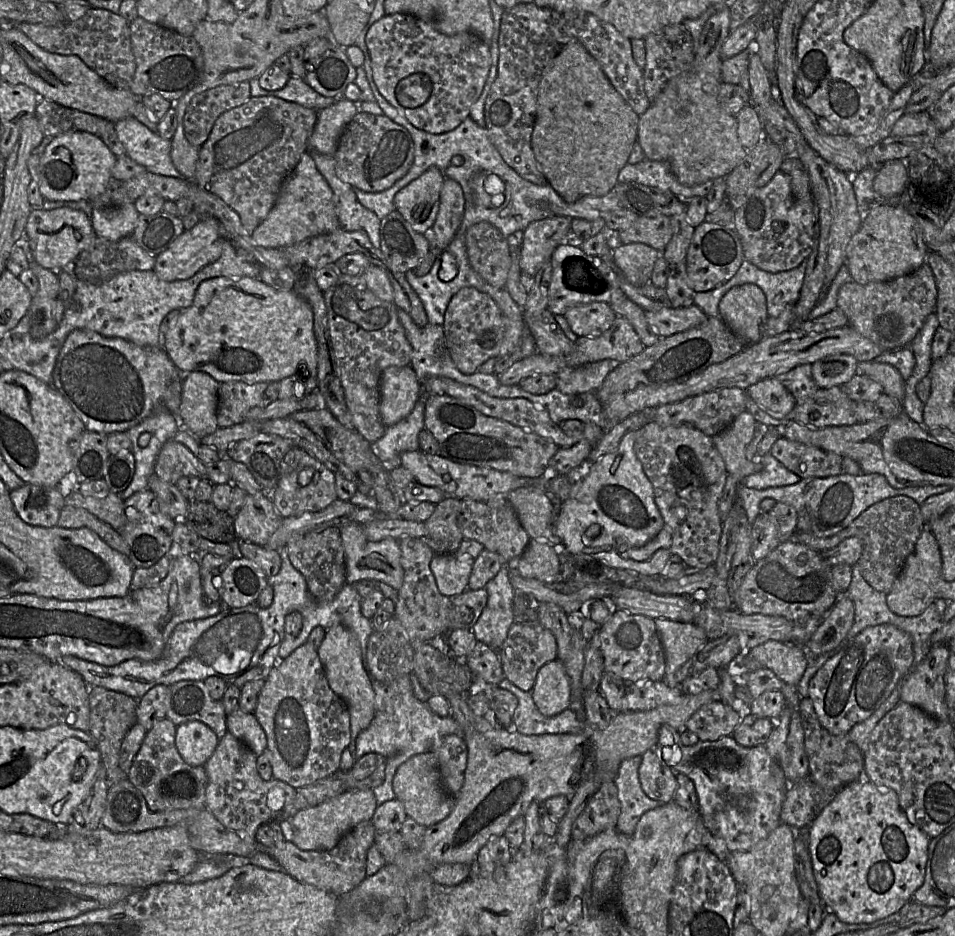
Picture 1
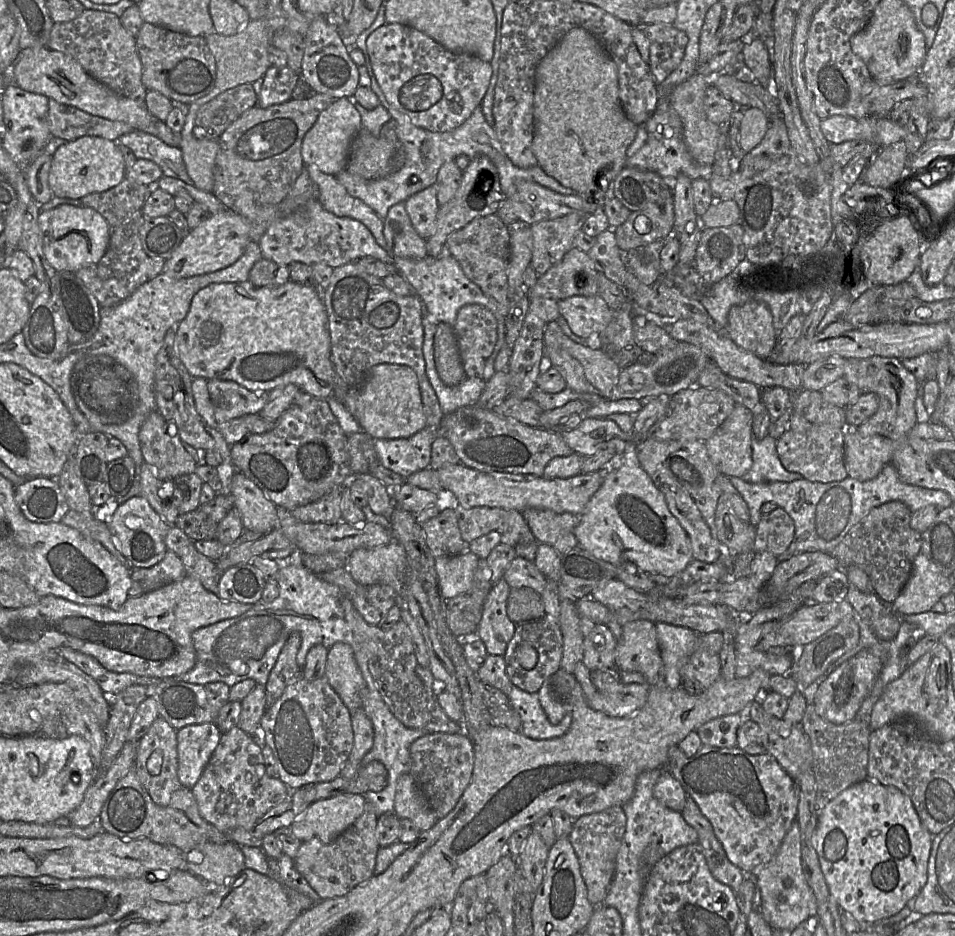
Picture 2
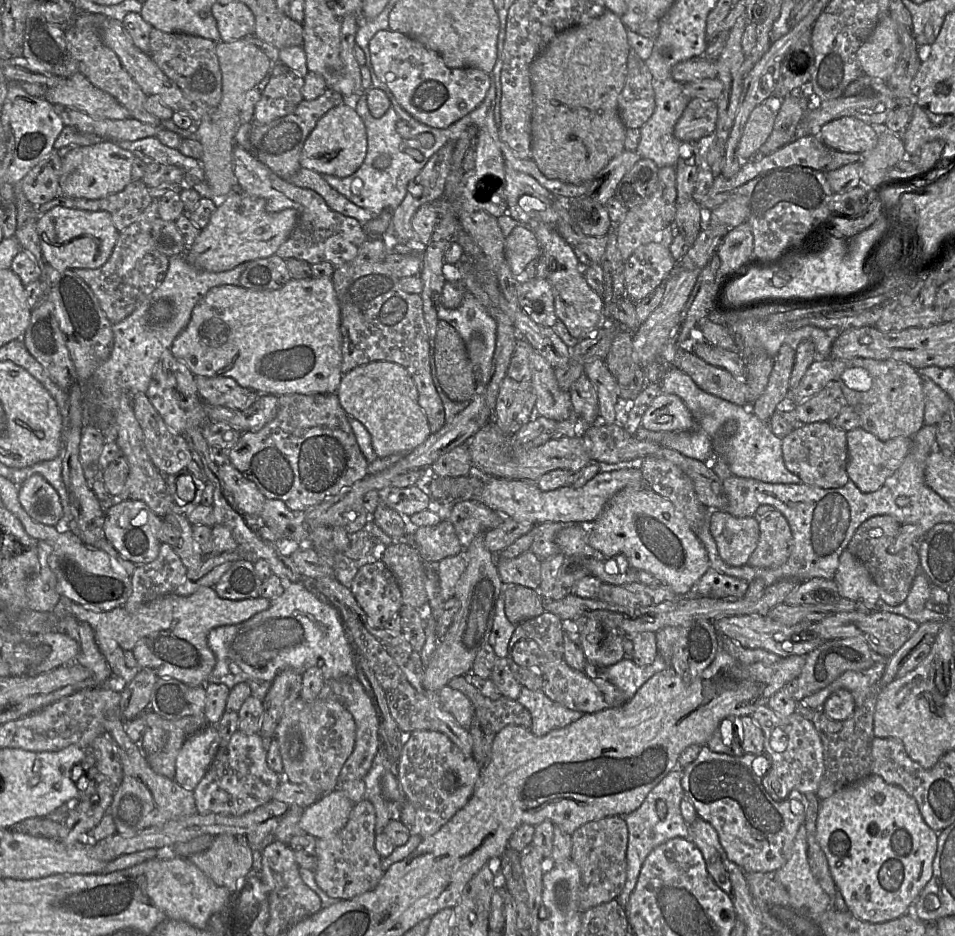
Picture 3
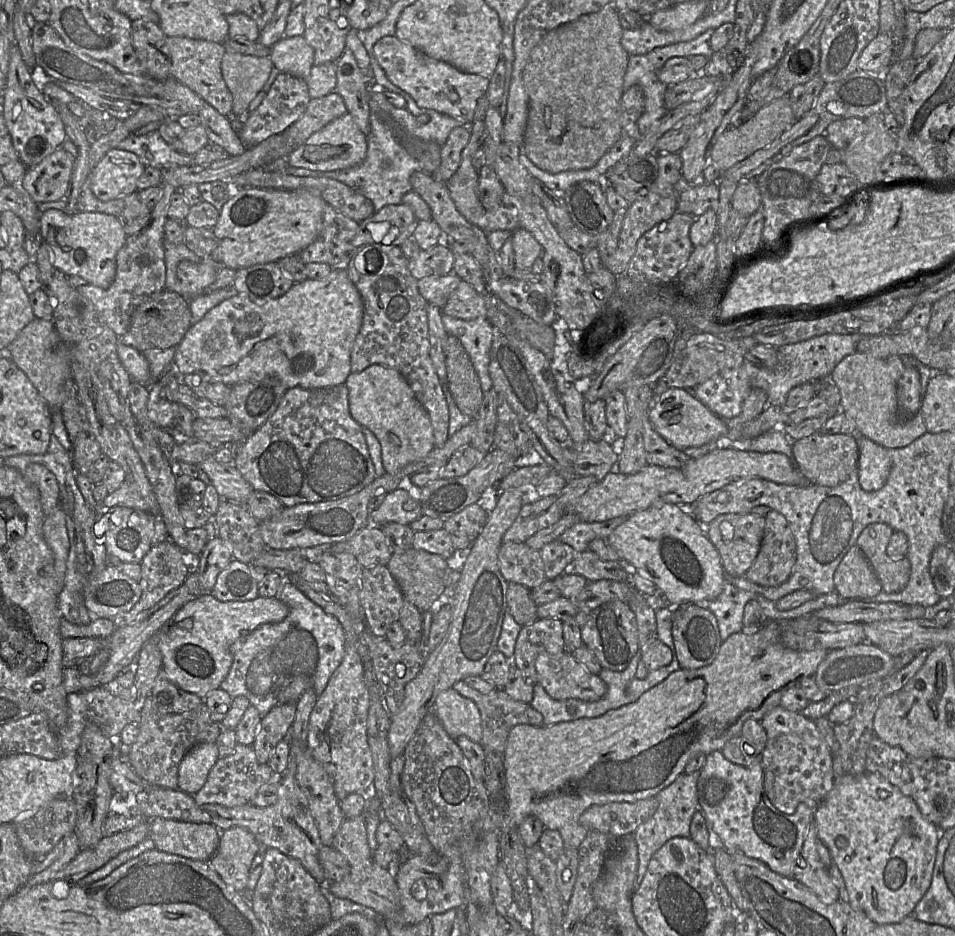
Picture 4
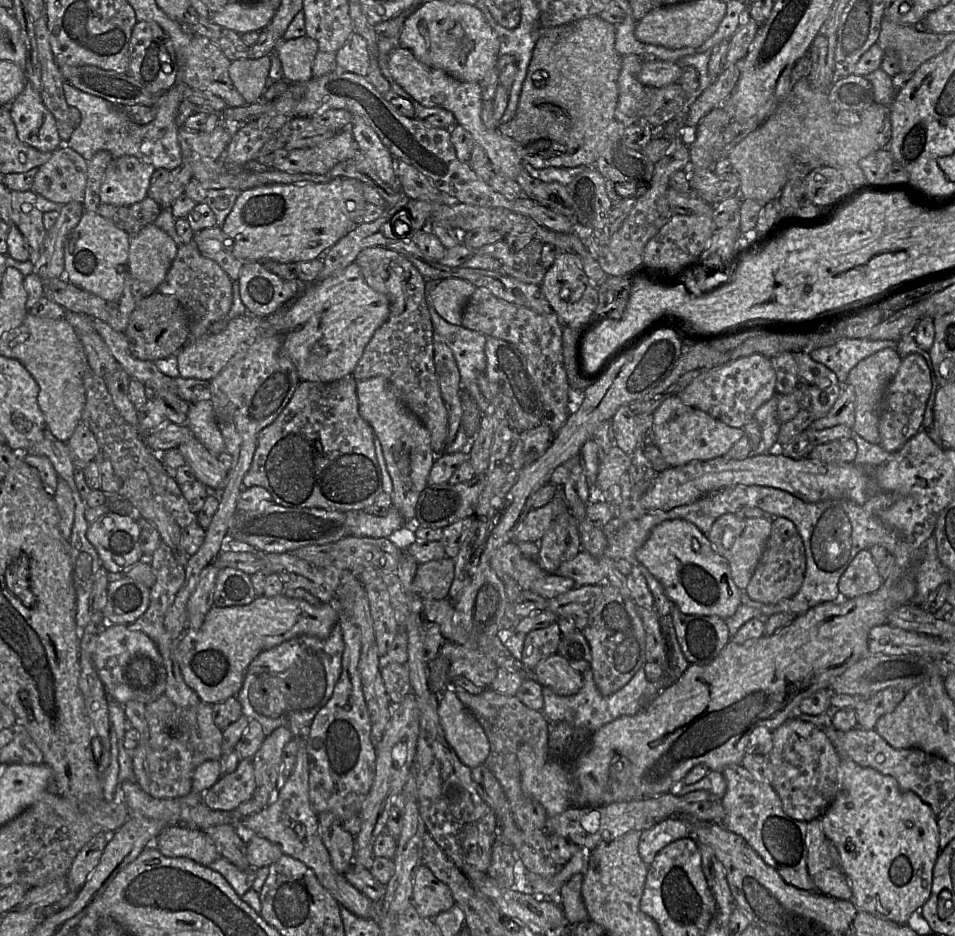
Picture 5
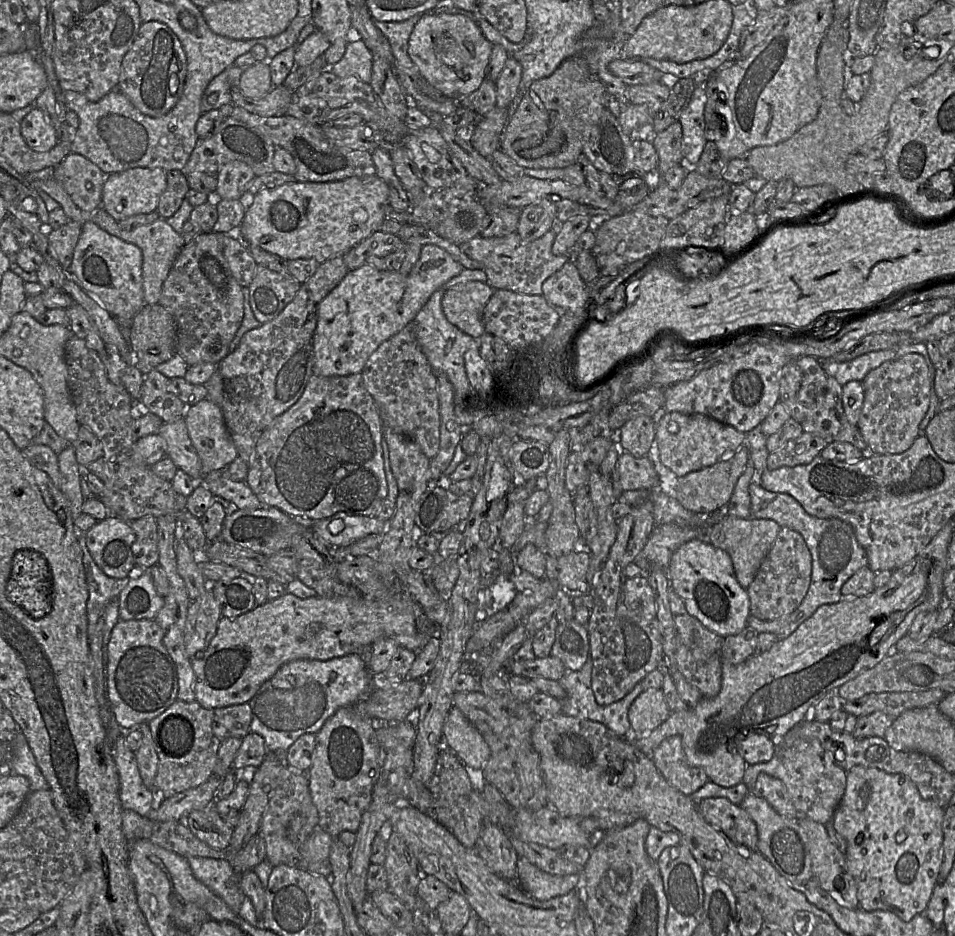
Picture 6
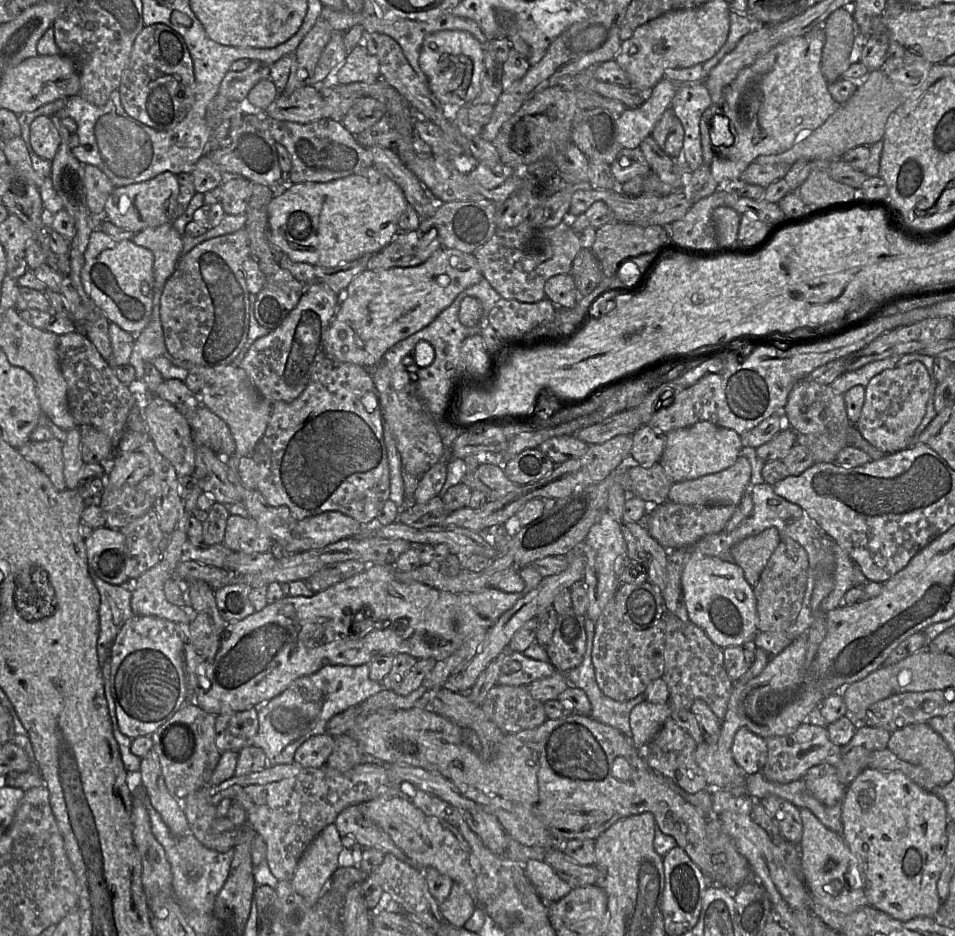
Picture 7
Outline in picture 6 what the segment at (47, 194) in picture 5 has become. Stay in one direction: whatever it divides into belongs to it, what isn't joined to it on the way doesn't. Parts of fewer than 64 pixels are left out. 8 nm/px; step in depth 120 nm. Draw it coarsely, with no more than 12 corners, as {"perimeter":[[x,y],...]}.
{"perimeter":[[72,151],[54,168],[78,208],[102,207],[107,176]]}

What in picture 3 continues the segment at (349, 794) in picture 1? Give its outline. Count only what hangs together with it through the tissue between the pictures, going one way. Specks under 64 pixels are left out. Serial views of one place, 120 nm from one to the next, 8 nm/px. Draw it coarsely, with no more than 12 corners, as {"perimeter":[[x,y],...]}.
{"perimeter":[[336,789],[304,809],[299,826],[316,839],[345,826],[353,807]]}

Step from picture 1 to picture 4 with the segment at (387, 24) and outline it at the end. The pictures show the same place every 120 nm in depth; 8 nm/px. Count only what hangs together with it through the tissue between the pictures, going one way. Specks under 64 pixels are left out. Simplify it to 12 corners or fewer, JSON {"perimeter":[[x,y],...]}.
{"perimeter":[[396,36],[373,50],[419,108],[471,124],[488,78]]}

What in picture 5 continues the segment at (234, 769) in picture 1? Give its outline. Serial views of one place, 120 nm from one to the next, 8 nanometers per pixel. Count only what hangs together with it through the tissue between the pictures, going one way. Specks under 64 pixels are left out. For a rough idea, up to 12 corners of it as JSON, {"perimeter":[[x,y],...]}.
{"perimeter":[[240,759],[203,793],[213,810],[233,812],[256,788],[253,761]]}

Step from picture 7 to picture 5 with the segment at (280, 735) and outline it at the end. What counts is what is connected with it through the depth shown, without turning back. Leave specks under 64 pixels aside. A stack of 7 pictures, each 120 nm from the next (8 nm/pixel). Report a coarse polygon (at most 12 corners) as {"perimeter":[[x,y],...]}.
{"perimeter":[[297,636],[259,653],[236,695],[265,736],[308,739],[344,641]]}

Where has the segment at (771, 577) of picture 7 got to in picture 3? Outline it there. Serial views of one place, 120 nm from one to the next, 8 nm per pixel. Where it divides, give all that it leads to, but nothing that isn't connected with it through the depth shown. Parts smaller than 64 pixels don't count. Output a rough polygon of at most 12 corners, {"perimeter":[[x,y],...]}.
{"perimeter":[[784,515],[760,517],[759,541],[748,564],[777,568],[793,549]]}

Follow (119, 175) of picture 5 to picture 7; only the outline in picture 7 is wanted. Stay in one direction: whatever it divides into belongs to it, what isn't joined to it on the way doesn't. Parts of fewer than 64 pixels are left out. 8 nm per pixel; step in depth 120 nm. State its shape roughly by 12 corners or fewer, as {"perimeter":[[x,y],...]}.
{"perimeter":[[177,176],[115,187],[105,216],[138,233],[172,224]]}

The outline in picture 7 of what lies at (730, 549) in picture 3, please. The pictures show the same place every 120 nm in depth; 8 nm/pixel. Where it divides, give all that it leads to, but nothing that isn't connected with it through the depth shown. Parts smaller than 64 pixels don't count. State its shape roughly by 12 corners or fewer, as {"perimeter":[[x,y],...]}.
{"perimeter":[[770,527],[731,548],[752,588],[780,540]]}

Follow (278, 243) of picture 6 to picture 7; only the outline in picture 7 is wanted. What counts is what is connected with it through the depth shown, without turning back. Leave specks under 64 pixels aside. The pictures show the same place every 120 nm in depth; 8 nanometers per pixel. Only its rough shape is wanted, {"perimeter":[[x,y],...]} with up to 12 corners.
{"perimeter":[[374,166],[292,184],[268,206],[293,261],[384,249],[408,206]]}

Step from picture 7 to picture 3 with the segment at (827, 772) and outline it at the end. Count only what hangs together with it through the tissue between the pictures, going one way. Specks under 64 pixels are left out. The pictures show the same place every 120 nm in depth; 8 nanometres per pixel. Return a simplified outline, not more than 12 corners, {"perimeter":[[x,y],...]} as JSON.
{"perimeter":[[767,704],[751,716],[770,768],[763,784],[782,801],[816,793],[824,773],[812,721]]}

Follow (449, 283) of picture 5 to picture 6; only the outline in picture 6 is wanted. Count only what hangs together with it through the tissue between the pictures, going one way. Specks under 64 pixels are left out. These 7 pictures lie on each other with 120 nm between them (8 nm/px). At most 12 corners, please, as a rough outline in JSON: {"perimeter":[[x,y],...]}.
{"perimeter":[[481,281],[453,285],[443,295],[451,324],[480,338],[494,291]]}

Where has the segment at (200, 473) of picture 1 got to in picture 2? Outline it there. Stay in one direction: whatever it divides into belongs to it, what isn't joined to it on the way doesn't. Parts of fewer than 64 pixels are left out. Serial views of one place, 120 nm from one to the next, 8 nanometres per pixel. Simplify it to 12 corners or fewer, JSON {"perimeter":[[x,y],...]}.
{"perimeter":[[158,410],[142,424],[144,461],[162,479],[198,465]]}

